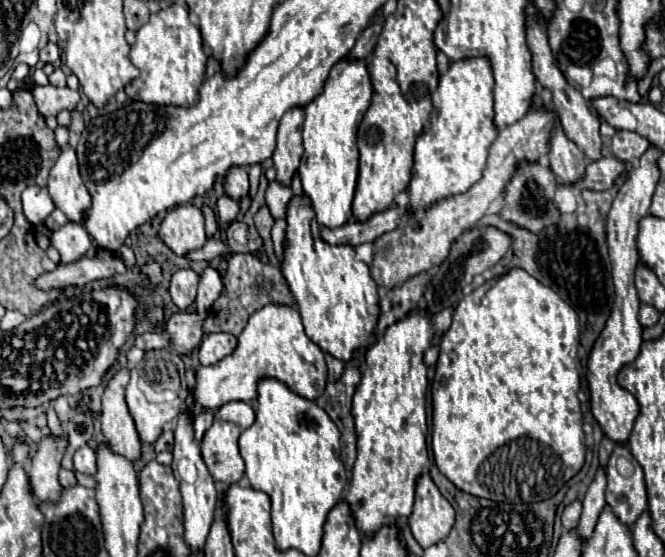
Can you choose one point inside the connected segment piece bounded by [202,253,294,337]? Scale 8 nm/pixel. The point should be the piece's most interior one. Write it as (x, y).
(250, 284)

